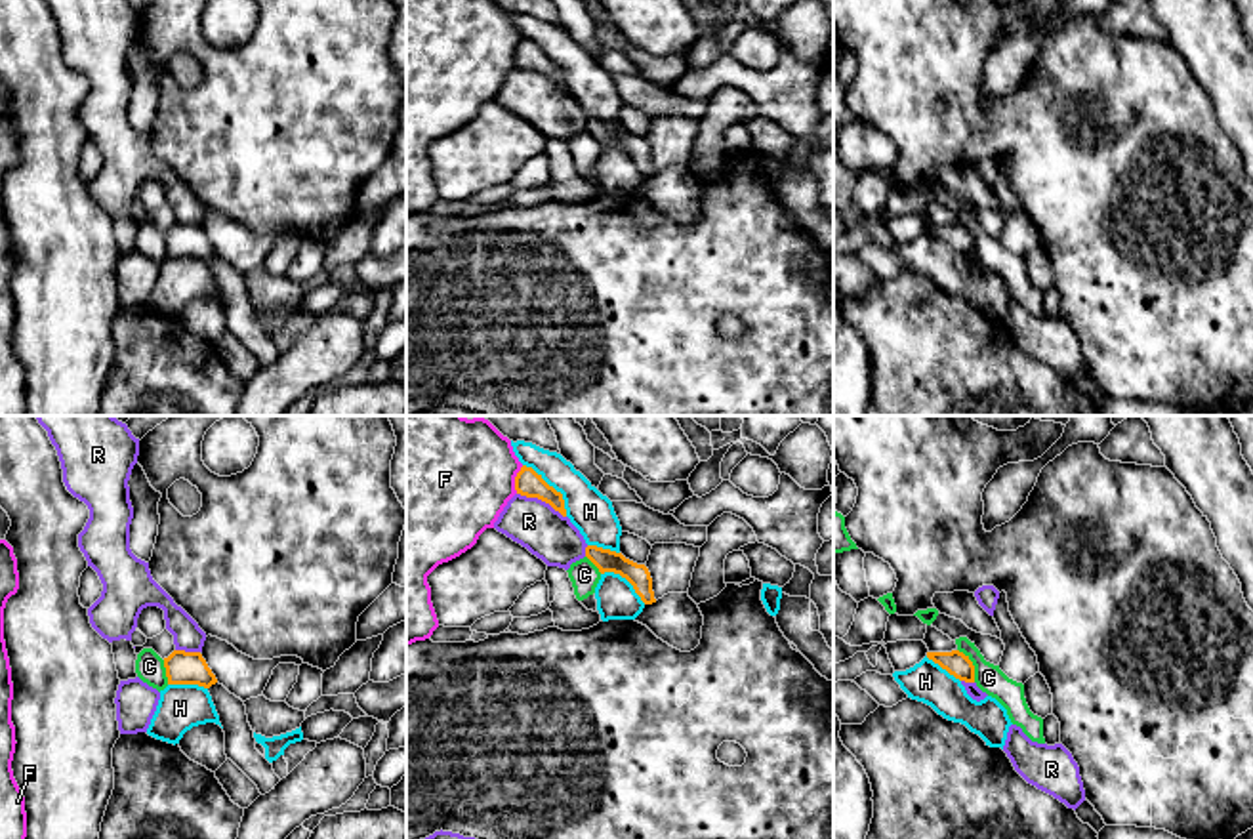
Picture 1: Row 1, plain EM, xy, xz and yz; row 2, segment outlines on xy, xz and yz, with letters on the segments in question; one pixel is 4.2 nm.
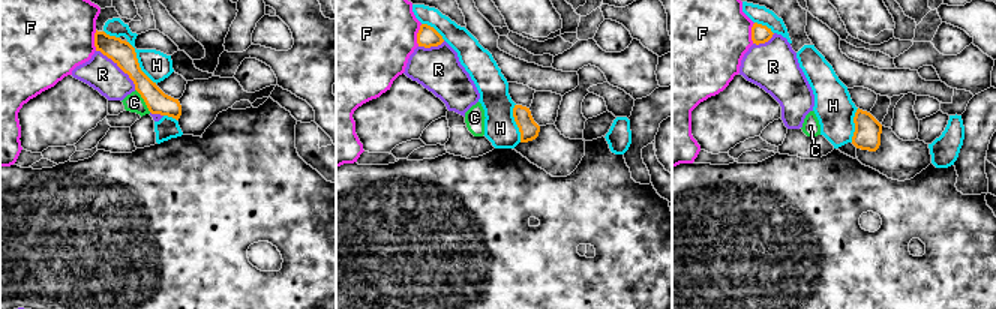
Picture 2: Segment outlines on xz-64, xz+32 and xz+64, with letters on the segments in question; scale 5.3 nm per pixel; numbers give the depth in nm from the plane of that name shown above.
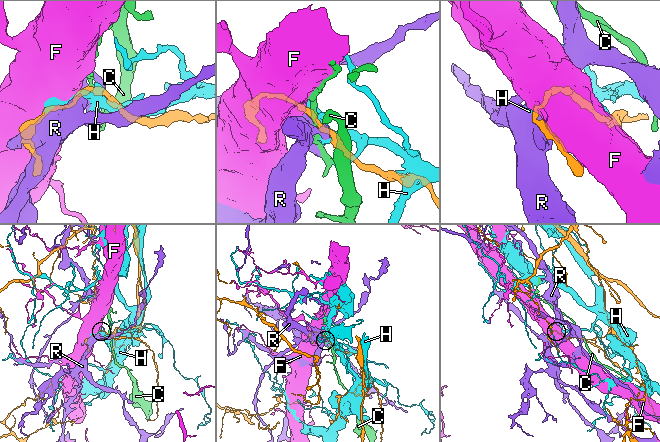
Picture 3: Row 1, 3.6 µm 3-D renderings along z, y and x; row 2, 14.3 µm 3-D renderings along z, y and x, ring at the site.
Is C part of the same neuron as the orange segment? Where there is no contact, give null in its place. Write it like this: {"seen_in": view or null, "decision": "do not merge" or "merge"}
{"seen_in": "yz", "decision": "do not merge"}

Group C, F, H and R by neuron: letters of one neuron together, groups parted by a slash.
C / F / H / R

